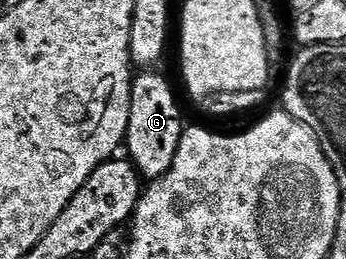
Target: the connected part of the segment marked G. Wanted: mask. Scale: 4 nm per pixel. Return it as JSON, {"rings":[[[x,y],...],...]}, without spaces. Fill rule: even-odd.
{"rings":[[[149,69],[134,78],[131,113],[124,141],[124,146],[129,147],[128,158],[145,181],[163,178],[171,169],[171,165],[175,165],[175,153],[179,149],[183,130],[177,95],[173,92],[172,85],[155,72],[156,70]]]}

